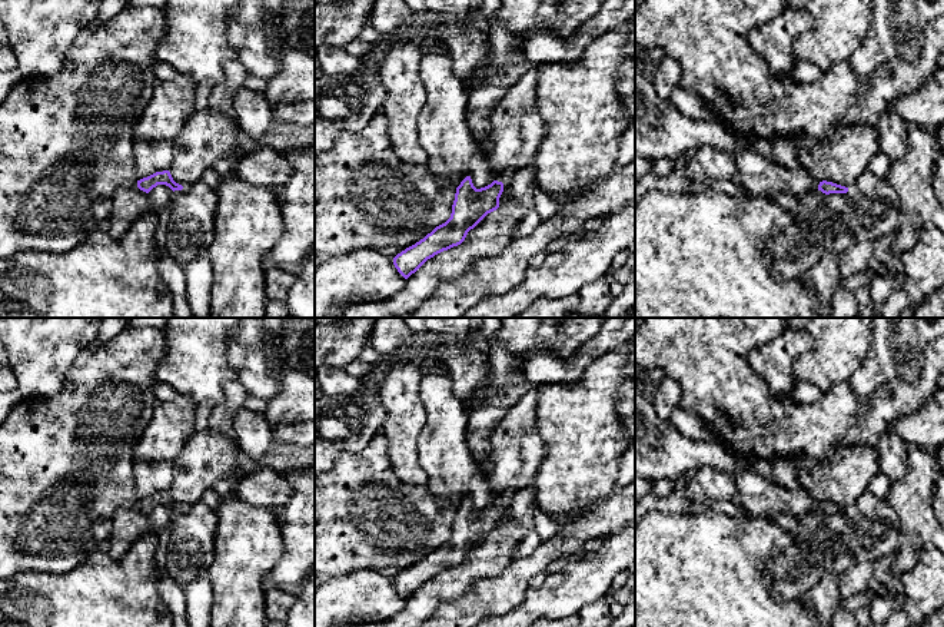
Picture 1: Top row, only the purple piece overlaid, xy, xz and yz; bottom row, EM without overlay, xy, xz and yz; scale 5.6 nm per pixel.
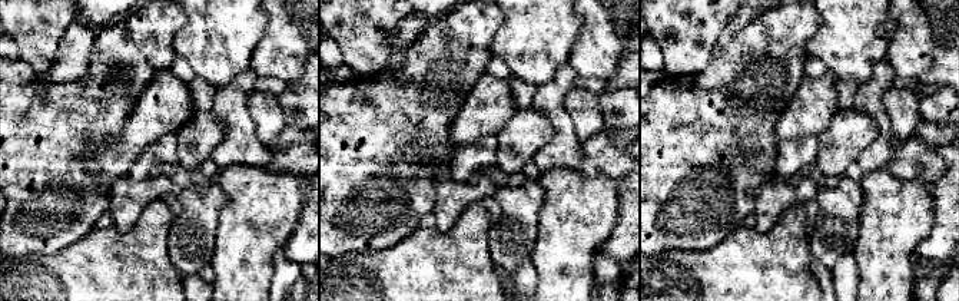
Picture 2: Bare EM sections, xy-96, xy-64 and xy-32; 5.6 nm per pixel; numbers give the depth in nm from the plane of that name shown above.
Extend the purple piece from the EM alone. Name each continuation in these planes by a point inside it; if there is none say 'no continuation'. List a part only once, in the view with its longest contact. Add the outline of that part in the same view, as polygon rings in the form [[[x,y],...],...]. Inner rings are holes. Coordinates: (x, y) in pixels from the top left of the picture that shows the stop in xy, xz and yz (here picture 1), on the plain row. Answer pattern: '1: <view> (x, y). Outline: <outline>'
1: xz (517, 451). Outline: [[[538,389],[519,398],[491,429],[491,465],[486,481],[493,501],[505,502],[515,491],[535,481],[546,455],[536,429]]]

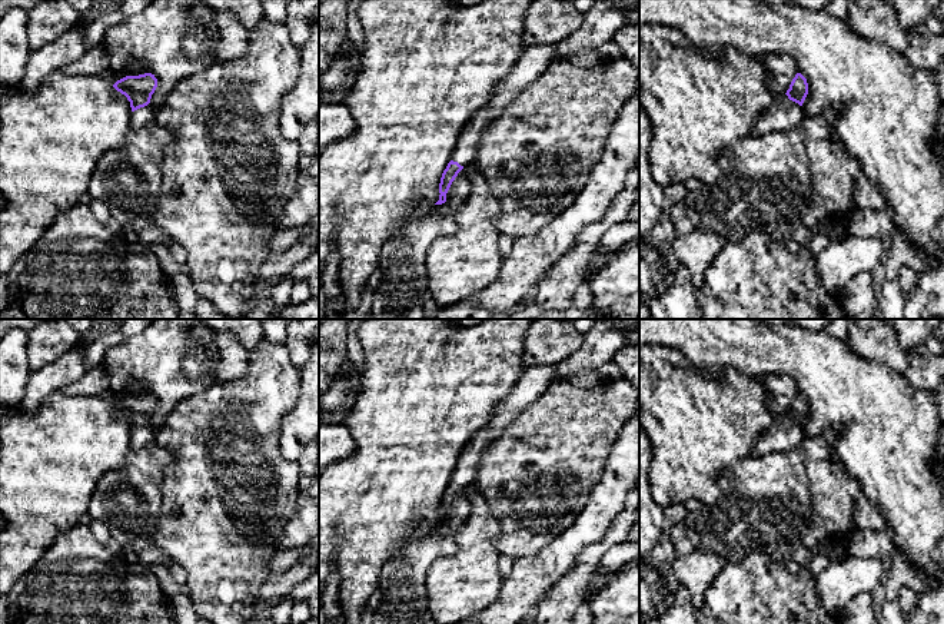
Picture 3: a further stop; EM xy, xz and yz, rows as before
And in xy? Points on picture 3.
1: xy (142, 438). Outline: [[[150,424],[132,432],[130,448],[137,451],[150,447],[152,444],[154,444],[156,432],[157,429],[153,428]]]

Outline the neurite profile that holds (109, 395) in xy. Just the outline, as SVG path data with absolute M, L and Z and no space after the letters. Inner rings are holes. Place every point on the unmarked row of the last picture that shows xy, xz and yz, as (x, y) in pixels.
M110 386L103 392L102 398L110 404L114 405L117 401L126 398L126 396L139 396L147 394L146 391L136 391L136 392L126 392L126 394L119 394L114 392Z

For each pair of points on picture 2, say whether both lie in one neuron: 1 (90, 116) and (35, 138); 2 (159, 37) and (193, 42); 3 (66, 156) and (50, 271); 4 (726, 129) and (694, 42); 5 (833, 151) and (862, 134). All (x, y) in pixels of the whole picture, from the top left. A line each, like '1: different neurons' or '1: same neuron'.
1: same neuron
2: different neurons
3: different neurons
4: different neurons
5: same neuron

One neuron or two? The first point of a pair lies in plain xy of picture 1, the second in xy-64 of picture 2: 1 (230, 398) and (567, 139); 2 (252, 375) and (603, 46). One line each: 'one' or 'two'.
1: one
2: one

